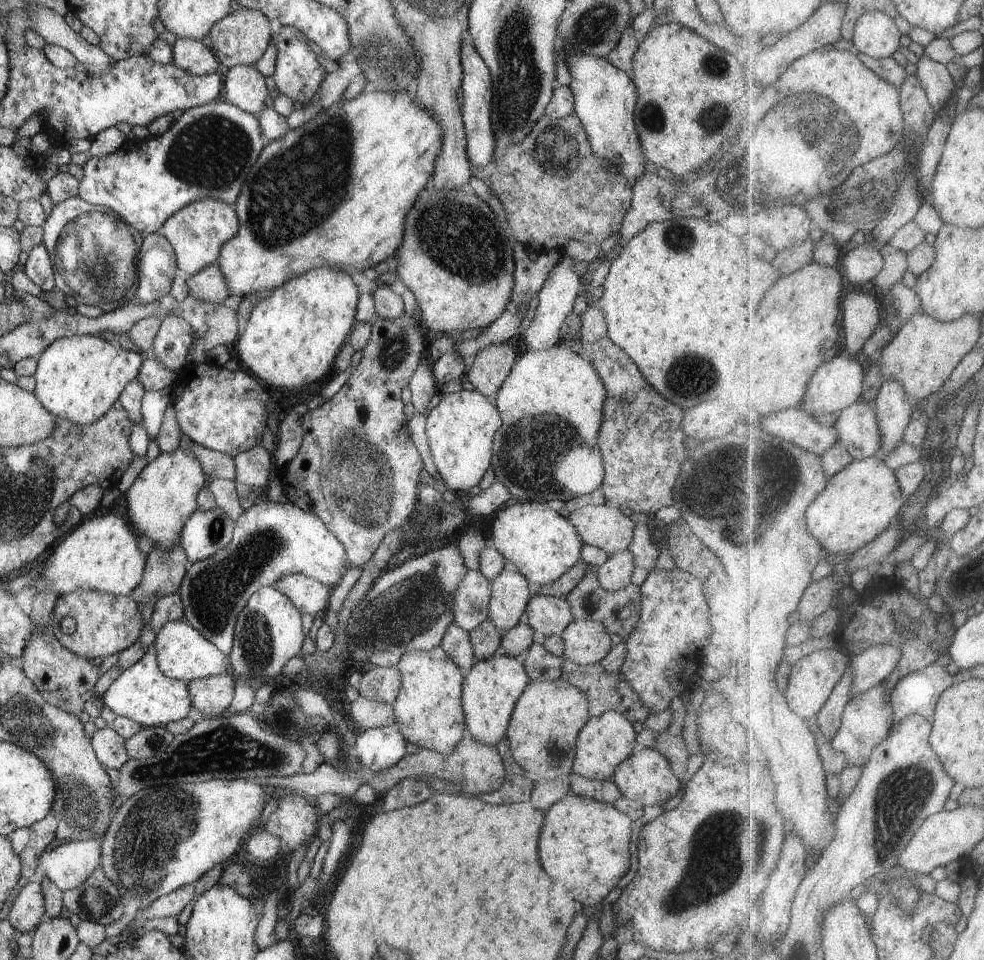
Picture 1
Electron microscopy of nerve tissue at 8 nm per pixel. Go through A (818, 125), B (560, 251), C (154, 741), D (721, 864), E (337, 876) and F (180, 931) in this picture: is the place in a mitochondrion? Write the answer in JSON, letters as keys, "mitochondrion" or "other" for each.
{"A":"mitochondrion","B":"other","C":"mitochondrion","D":"mitochondrion","E":"other","F":"other"}

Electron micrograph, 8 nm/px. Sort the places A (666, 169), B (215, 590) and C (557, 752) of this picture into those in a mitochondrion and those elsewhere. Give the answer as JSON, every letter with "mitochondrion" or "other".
{"A":"other","B":"mitochondrion","C":"other"}

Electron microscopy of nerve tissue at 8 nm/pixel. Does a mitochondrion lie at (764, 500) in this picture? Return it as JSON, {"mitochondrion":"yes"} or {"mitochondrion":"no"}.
{"mitochondrion":"yes"}

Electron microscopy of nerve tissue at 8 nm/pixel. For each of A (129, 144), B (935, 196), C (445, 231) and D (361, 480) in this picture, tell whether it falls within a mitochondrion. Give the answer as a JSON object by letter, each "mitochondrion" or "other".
{"A":"other","B":"other","C":"mitochondrion","D":"mitochondrion"}

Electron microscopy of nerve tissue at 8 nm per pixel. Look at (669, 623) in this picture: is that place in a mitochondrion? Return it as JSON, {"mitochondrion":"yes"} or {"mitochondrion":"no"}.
{"mitochondrion":"no"}

